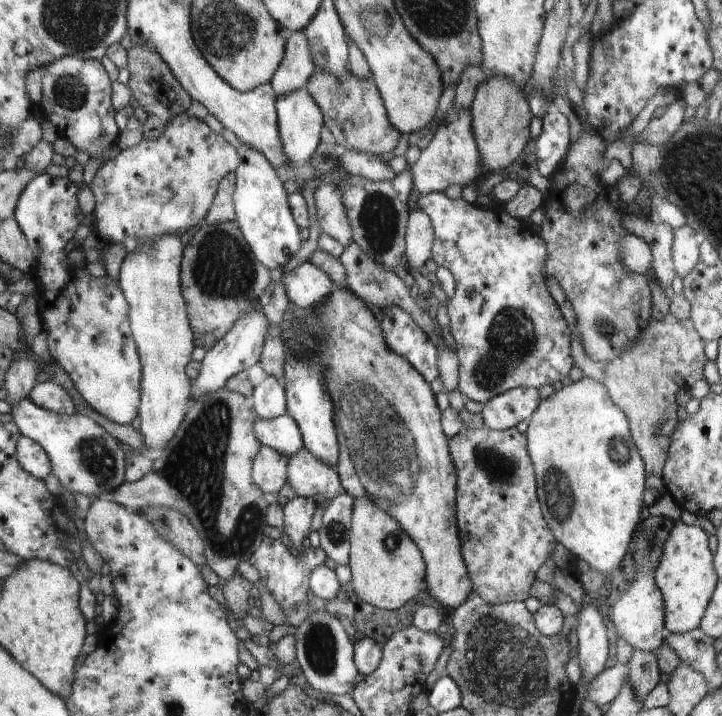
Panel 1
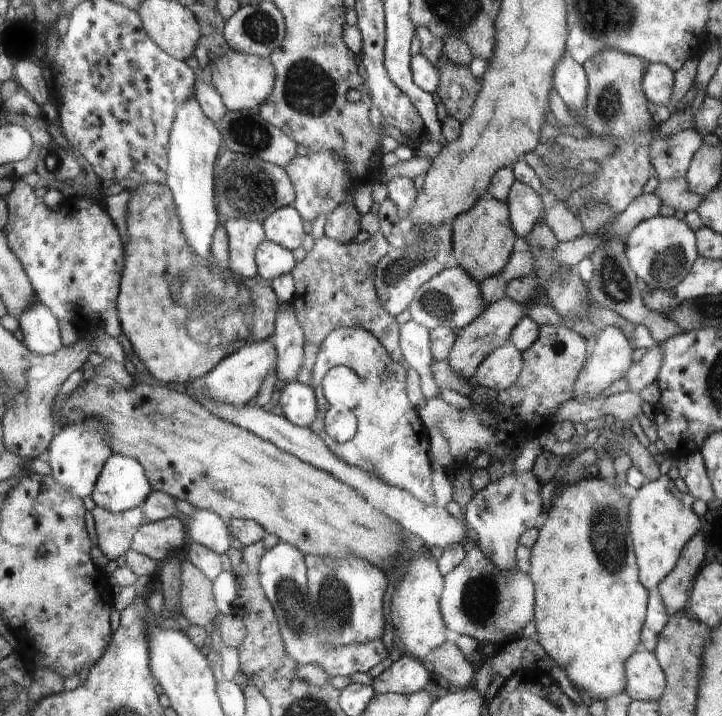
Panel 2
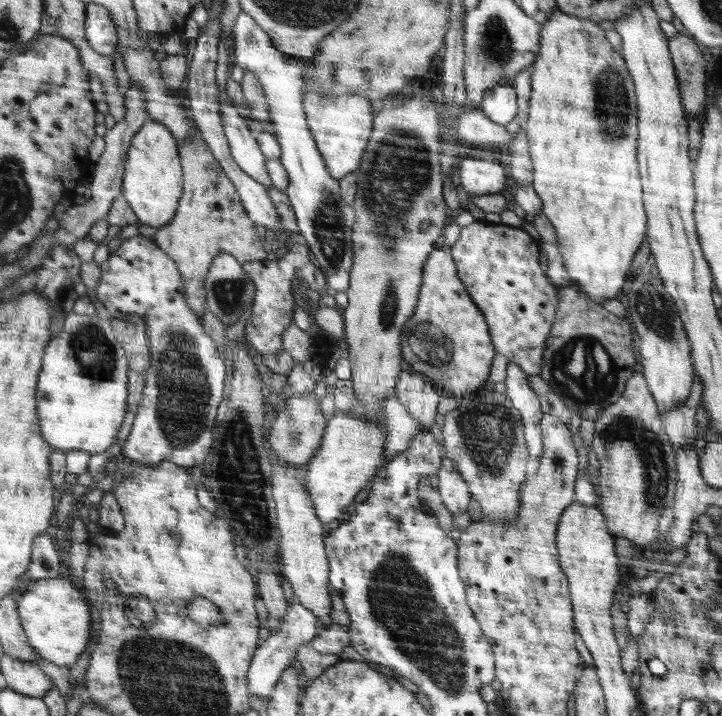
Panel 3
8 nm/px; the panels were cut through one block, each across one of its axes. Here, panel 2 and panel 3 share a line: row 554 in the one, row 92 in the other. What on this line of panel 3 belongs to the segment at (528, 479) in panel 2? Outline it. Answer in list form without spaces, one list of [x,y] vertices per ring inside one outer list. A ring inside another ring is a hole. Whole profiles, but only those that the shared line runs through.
[[[512,84],[491,88],[485,92],[479,108],[492,122],[508,124],[517,116],[517,92]]]

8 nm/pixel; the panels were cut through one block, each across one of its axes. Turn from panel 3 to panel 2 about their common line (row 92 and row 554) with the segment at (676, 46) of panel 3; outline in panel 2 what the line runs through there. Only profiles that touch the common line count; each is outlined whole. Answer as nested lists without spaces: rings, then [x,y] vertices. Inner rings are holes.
[[[697,533],[684,545],[674,570],[659,582],[659,595],[668,616],[680,614],[680,610],[688,604],[690,588],[694,588],[692,578],[701,569],[704,558],[706,558],[704,538],[702,533]]]

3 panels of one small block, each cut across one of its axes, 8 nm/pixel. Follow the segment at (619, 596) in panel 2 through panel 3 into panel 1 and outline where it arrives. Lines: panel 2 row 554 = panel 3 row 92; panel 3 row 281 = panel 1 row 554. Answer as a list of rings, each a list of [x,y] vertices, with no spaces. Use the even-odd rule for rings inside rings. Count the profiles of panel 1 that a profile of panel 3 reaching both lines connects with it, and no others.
[[[582,377],[539,402],[528,421],[526,436],[535,466],[538,502],[552,536],[579,559],[581,566],[590,566],[608,577],[626,556],[634,526],[642,514],[646,480],[626,413],[611,399],[606,385],[592,377]]]

